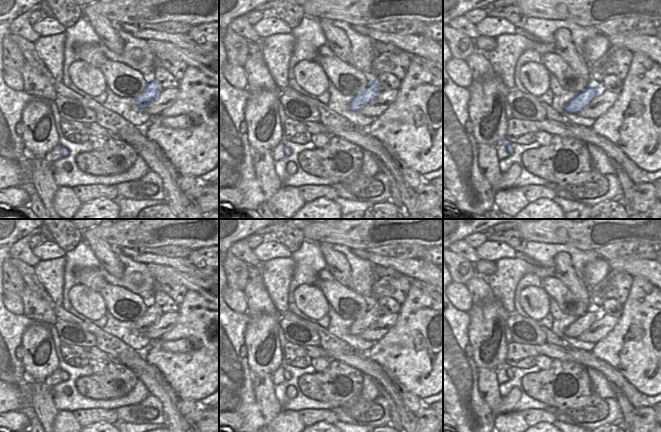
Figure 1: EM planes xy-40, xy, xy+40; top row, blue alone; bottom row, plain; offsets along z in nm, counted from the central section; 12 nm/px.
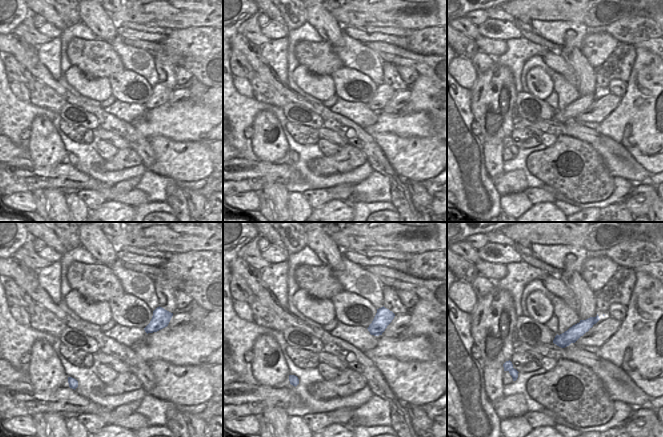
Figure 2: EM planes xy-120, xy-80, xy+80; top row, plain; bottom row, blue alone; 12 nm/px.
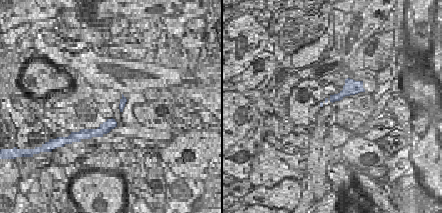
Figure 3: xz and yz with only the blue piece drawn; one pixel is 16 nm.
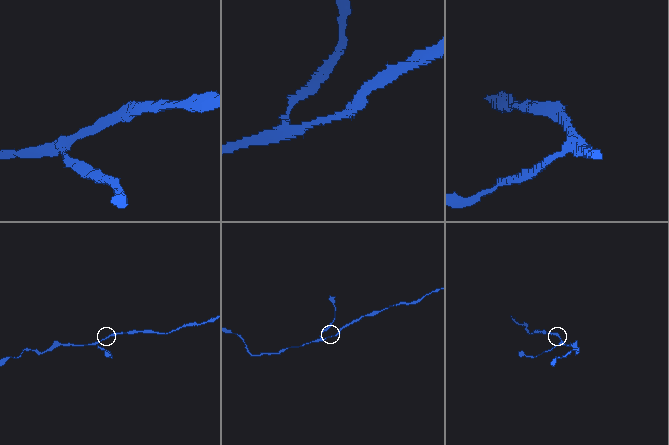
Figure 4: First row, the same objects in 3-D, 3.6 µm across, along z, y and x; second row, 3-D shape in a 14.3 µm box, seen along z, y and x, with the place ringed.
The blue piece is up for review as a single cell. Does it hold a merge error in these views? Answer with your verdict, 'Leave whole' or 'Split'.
Leave whole

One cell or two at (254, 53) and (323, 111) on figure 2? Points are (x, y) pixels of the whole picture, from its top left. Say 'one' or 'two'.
one

